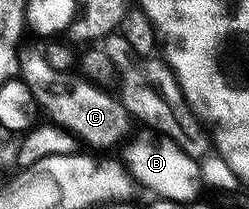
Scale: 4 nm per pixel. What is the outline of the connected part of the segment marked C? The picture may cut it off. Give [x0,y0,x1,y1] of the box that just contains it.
[18,47,133,148]

